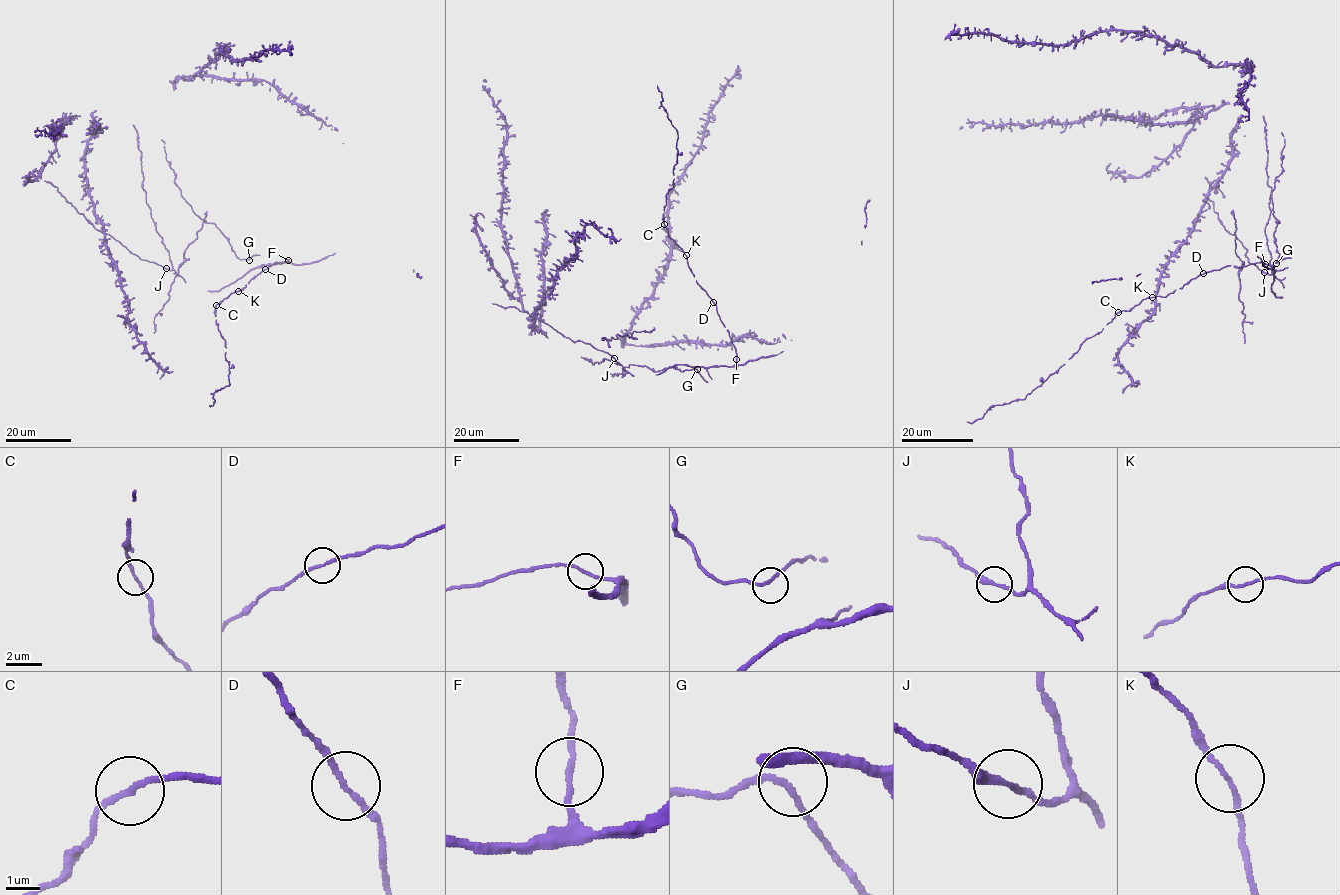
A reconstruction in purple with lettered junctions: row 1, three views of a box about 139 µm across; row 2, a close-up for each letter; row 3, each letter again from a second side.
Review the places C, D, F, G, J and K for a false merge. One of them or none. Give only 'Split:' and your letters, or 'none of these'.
Split: none of these

